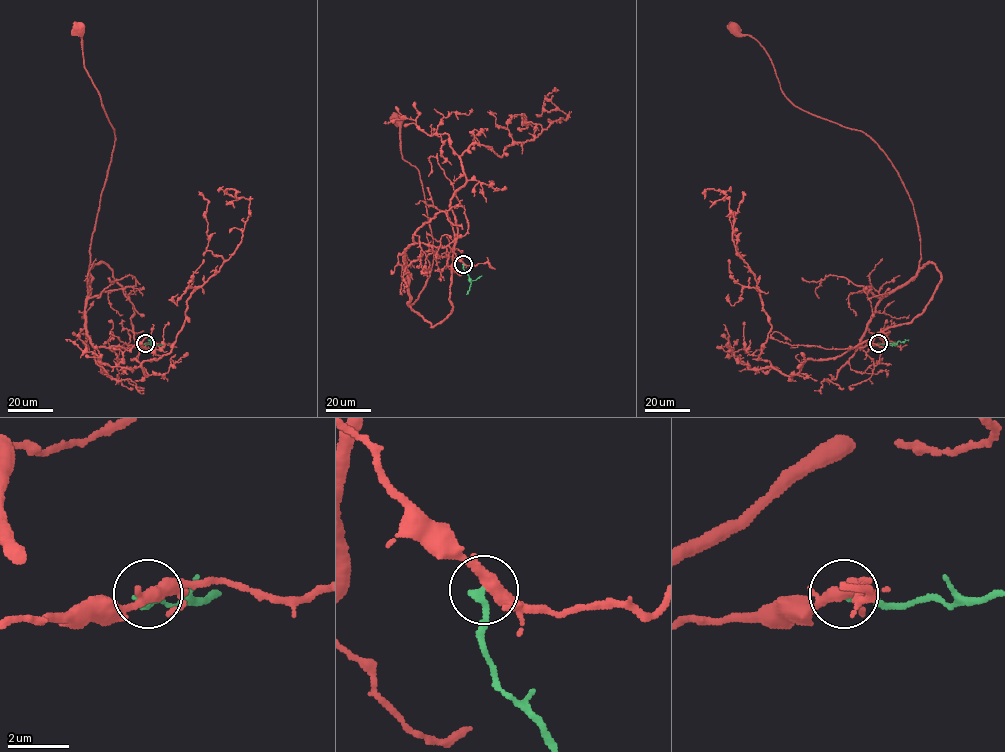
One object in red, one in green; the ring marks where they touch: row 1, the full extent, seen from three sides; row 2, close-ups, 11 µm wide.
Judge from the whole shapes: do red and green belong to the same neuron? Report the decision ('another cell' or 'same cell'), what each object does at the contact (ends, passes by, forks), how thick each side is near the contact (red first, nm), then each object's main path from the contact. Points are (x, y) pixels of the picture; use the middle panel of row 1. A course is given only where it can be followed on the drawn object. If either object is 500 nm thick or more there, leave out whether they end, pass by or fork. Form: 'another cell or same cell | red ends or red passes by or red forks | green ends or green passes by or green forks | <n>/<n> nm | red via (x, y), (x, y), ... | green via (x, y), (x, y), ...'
another cell | red passes by | green ends | 380/240 nm | red via (463, 264), (448, 246), (413, 243), (404, 252), (408, 306), (429, 276), (433, 237), (398, 121) | green via (463, 264), (471, 282), (466, 294)

